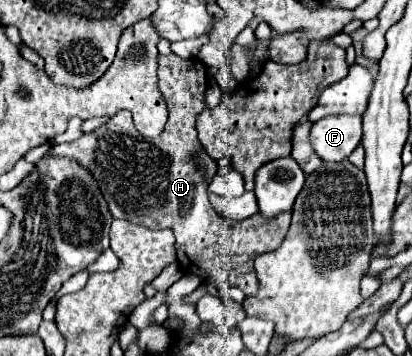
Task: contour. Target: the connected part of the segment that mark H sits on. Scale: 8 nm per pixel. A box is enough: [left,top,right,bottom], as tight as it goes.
[49,55,291,295]

